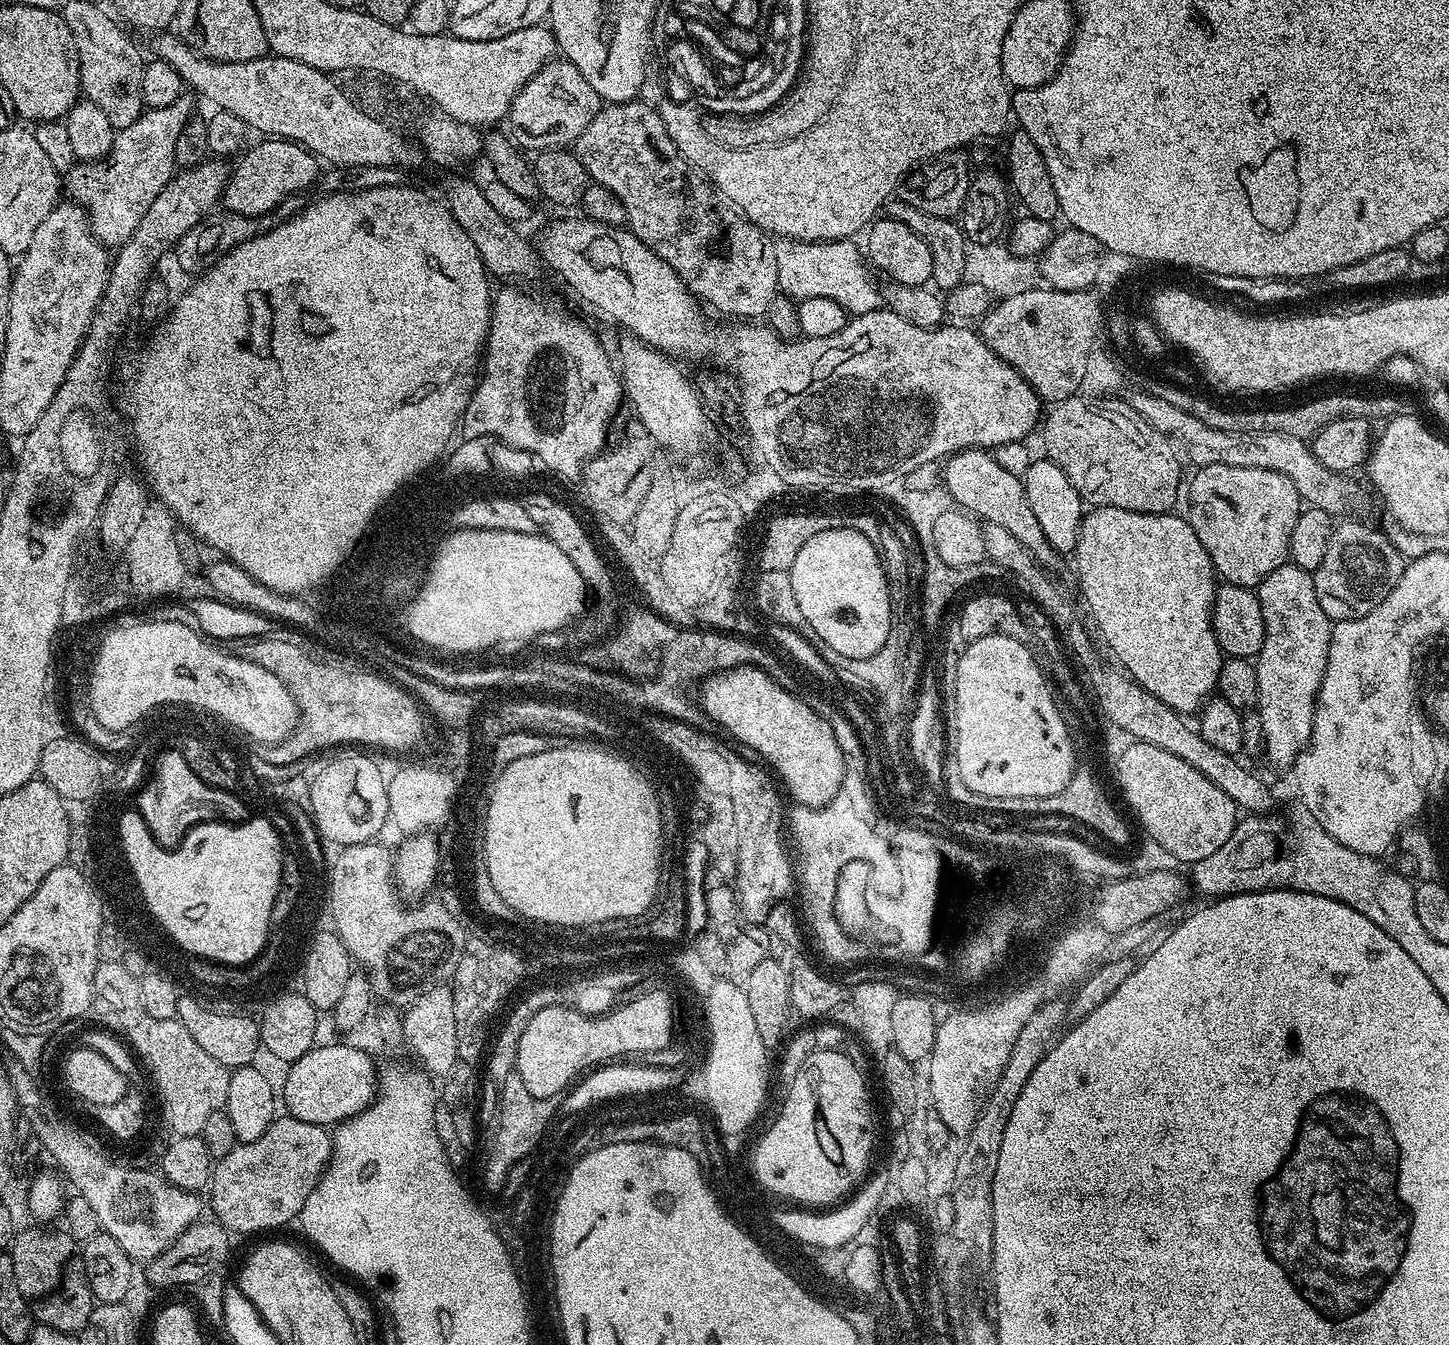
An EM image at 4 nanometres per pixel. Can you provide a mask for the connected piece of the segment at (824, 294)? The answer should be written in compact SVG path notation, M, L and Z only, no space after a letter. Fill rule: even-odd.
M847 240L775 241L778 258L777 286L783 295L799 302L806 298L830 298L847 310L849 317L870 314L881 307L882 292L872 281L865 257ZM861 256L861 257L860 257ZM865 264L865 265L864 265ZM869 272L869 273L868 273Z

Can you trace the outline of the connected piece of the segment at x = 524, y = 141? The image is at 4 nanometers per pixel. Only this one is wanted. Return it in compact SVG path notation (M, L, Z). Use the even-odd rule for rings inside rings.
M553 58L546 66L542 66L542 70L538 70L538 74L534 74L532 80L526 82L526 86L522 86L522 90L518 90L508 111L506 124L512 127L512 130L510 129L511 139L521 149L563 149L565 146L575 145L582 130L586 130L586 126L590 126L590 122L596 117L596 113L600 111L601 107L600 96L594 94L594 86L590 86L590 82L586 82L586 78L582 78L582 74L578 74L578 66L574 66L569 60L563 58Z

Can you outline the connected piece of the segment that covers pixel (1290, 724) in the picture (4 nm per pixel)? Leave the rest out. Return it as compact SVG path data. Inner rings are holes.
M1286 562L1278 570L1271 572L1258 586L1264 619L1262 650L1254 660L1258 674L1258 711L1262 718L1266 760L1280 768L1286 767L1287 764L1288 767L1295 765L1296 756L1304 751L1311 741L1316 699L1322 686L1330 650L1333 621L1329 620L1326 610L1322 610L1322 602L1318 602L1312 577L1313 573L1302 570L1294 563Z

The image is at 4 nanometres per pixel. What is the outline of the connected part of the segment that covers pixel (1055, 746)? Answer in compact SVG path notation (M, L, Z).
M991 636L990 638L978 638L977 641L968 646L958 662L957 670L957 710L954 713L956 719L956 772L955 775L974 794L982 794L986 798L996 798L1001 802L1016 800L1022 802L1026 798L1046 798L1050 795L1057 795L1071 780L1072 773L1076 771L1078 764L1067 753L1067 739L1062 738L1062 725L1060 719L1054 714L1052 700L1046 699L1044 684L1038 682L1038 674L1035 666L1030 666L1028 652L1023 652L1024 644L1014 638L1005 636Z

